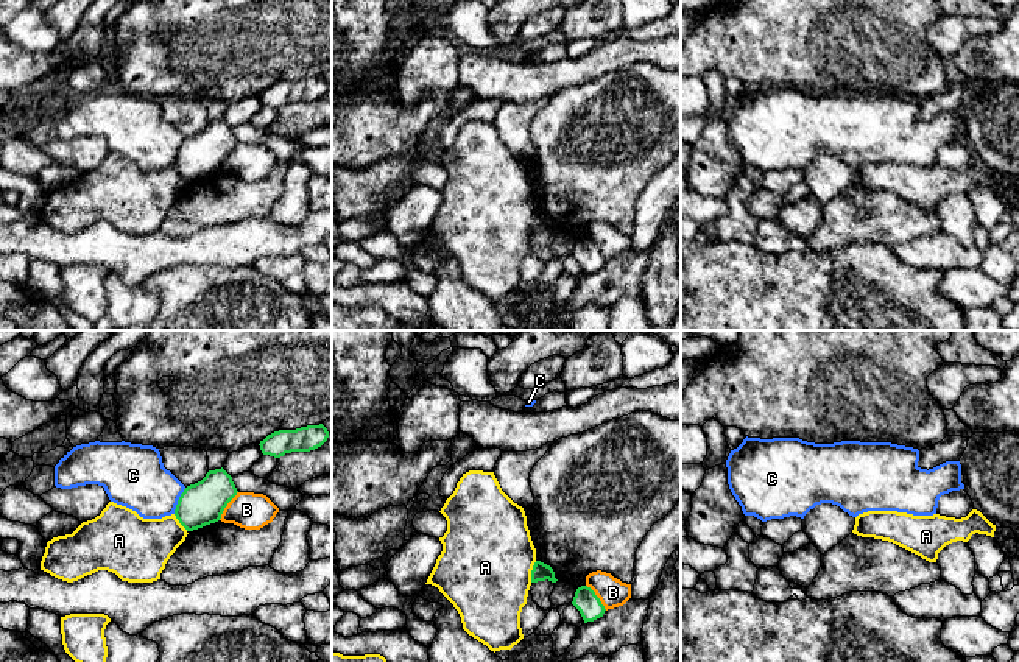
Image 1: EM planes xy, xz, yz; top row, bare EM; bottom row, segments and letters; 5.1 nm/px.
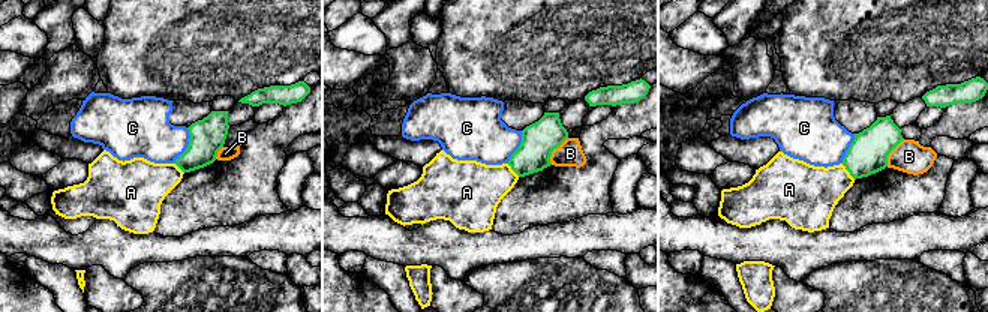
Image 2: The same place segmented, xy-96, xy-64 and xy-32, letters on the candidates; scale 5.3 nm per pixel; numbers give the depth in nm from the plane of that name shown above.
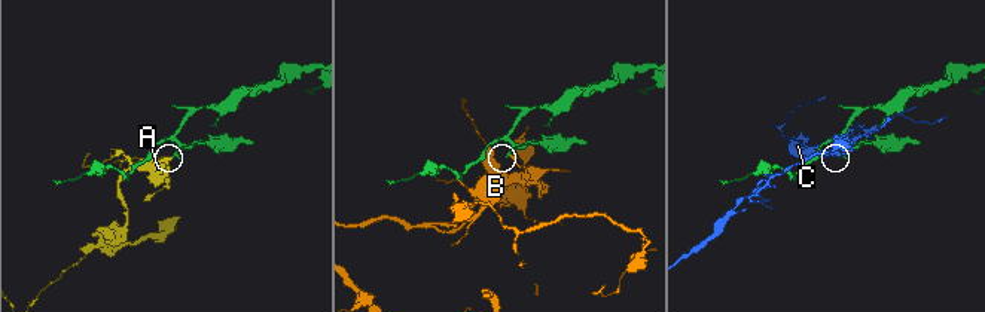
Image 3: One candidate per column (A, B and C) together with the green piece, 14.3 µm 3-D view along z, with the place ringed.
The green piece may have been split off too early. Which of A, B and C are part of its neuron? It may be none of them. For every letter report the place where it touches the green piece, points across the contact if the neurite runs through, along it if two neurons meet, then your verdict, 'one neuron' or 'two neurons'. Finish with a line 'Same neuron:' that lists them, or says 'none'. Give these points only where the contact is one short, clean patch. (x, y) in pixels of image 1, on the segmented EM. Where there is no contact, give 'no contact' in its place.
A: meets green in xz at (532, 572); border along xz (536, 561), (530, 581); two neurons
B: meets green in xy at (226, 505); border along xy (237, 491), (218, 519); two neurons
C: meets green in xy at (178, 500); two neurons
Same neuron: none

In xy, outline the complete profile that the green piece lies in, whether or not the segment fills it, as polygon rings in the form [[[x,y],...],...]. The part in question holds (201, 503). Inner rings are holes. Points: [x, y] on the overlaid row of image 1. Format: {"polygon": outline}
{"polygon": [[[223,467],[209,470],[201,481],[184,489],[175,516],[187,531],[203,528],[221,519],[237,492],[232,477]]]}

